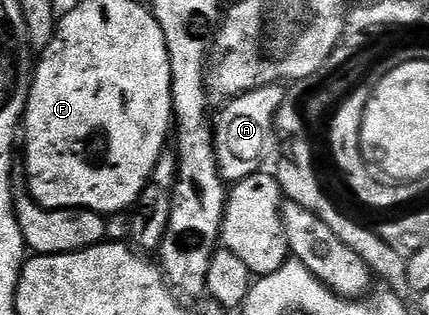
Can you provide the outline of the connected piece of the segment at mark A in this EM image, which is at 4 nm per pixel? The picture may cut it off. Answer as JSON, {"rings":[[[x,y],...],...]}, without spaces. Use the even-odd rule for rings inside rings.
{"rings":[[[282,85],[261,87],[255,91],[246,91],[242,95],[235,95],[222,111],[218,123],[213,128],[214,156],[218,159],[218,171],[227,184],[239,183],[250,175],[257,175],[270,158],[275,158],[279,150],[279,133],[275,123],[277,113],[283,103],[287,101],[287,88]]]}

